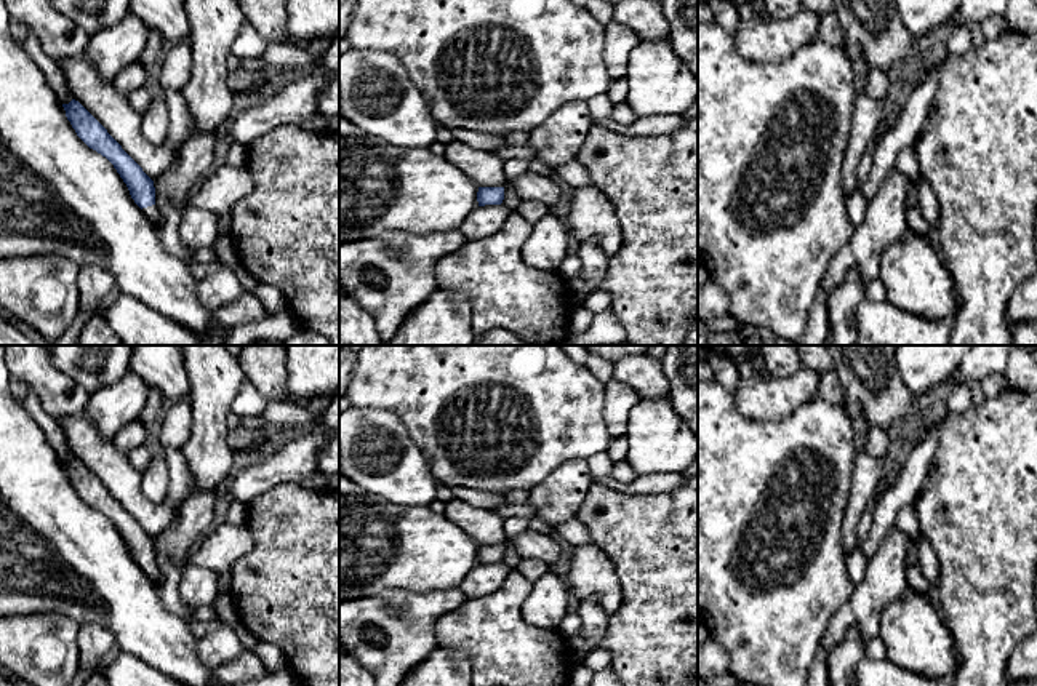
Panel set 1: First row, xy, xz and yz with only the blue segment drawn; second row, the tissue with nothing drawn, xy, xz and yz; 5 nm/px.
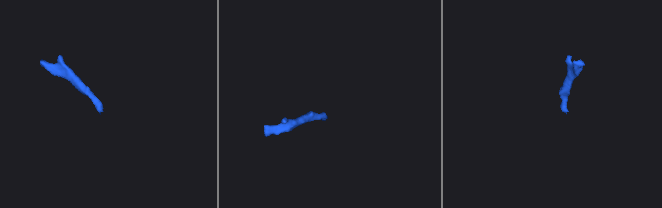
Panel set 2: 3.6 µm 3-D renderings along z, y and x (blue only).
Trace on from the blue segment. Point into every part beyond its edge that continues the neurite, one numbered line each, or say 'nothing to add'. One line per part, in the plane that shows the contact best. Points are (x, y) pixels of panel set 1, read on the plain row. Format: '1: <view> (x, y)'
1: xy (152, 571)

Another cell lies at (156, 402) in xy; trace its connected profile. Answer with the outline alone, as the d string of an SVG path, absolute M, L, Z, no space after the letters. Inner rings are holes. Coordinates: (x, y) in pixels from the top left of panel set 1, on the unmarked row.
M149 387L149 395L147 395L147 401L146 401L146 408L142 409L141 416L139 416L139 422L142 425L146 425L147 422L154 421L158 413L162 411L162 408L165 406L165 400L163 395L154 389Z

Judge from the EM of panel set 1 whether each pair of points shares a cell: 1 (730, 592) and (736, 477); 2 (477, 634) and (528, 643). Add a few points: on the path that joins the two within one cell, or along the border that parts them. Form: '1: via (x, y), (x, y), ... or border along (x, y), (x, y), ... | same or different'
1: via (722, 563), (722, 528), (736, 514), (736, 506) | same
2: via (490, 634), (501, 643), (516, 643) | same

